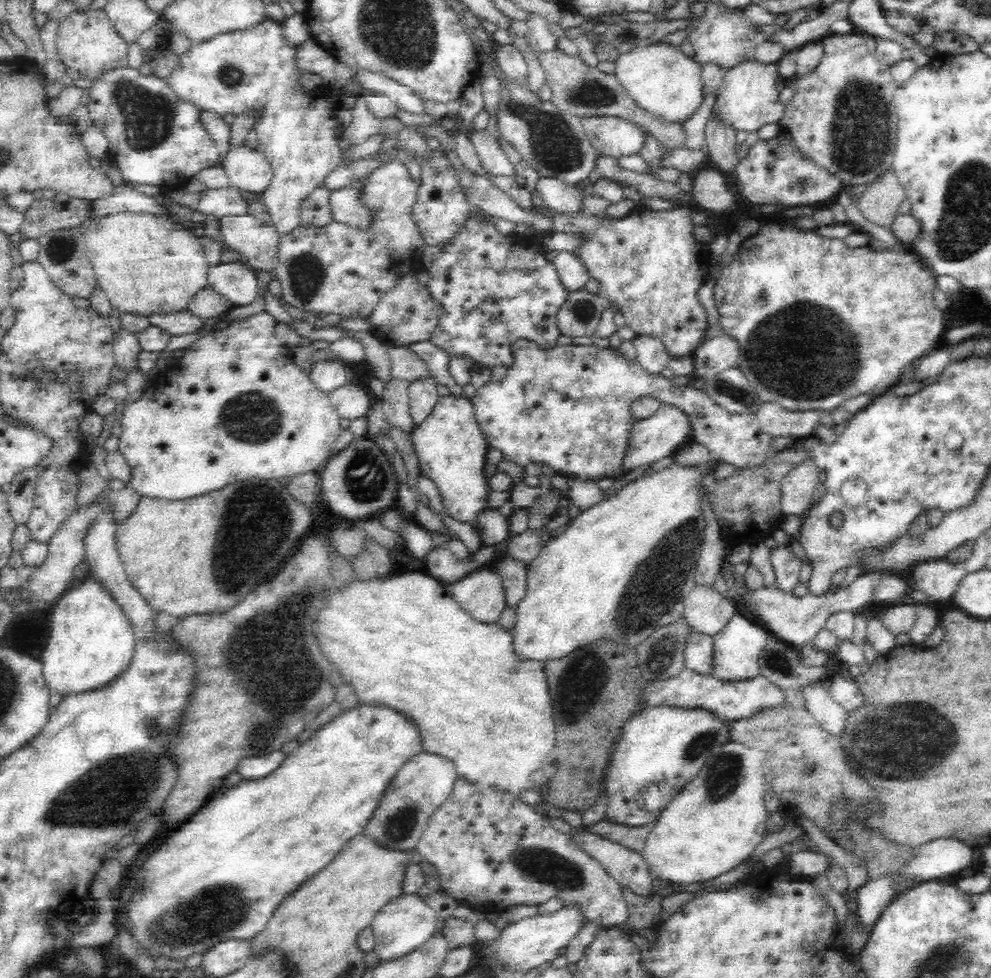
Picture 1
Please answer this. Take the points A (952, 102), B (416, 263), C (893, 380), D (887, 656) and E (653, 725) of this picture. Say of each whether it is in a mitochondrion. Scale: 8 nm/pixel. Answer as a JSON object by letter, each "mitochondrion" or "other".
{"A":"other","B":"other","C":"other","D":"other","E":"other"}

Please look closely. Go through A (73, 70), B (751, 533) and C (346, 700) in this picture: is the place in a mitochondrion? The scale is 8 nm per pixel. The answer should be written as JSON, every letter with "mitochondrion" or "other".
{"A":"other","B":"other","C":"other"}

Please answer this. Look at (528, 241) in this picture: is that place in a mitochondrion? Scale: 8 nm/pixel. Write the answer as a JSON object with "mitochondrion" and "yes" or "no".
{"mitochondrion":"no"}

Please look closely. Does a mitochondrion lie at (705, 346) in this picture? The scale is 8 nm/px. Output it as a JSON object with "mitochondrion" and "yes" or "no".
{"mitochondrion":"no"}

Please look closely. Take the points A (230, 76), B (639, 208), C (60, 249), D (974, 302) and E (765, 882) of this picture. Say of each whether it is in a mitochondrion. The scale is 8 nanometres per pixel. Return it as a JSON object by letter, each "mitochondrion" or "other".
{"A":"mitochondrion","B":"other","C":"mitochondrion","D":"other","E":"other"}

